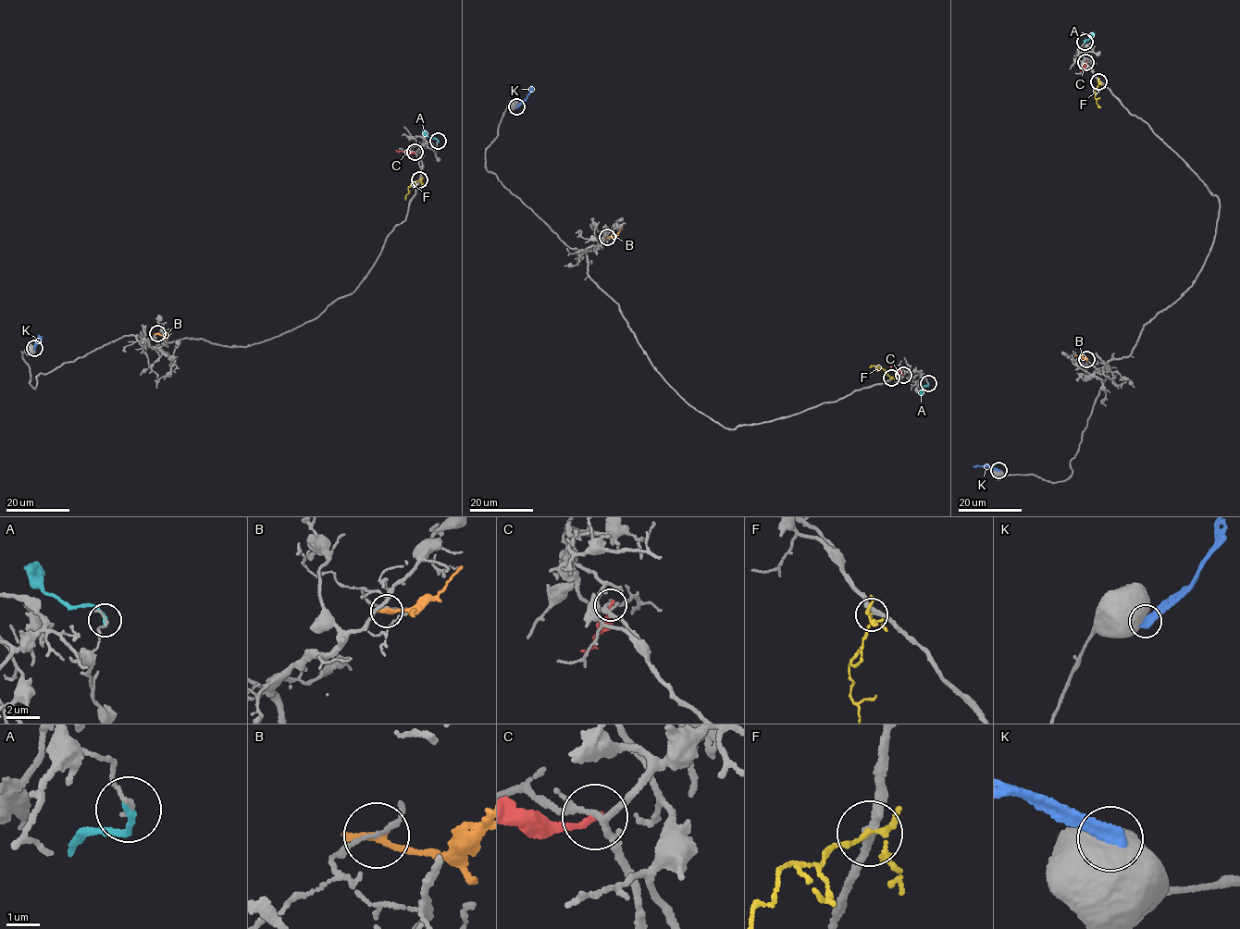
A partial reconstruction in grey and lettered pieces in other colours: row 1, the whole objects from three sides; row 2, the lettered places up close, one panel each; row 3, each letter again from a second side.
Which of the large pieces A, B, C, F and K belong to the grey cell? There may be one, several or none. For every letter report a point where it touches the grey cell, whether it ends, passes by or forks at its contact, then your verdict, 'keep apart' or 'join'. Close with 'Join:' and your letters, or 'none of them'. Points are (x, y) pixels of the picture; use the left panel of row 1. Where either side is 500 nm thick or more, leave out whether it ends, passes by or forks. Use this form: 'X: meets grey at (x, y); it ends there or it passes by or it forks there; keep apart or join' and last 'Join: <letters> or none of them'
A: meets grey at (438, 141); it ends there; keep apart
B: meets grey at (157, 333); it ends there; keep apart
C: meets grey at (415, 152); it ends there; keep apart
F: meets grey at (419, 179); it forks there; keep apart
K: meets grey at (34, 348); keep apart
Join: none of them

